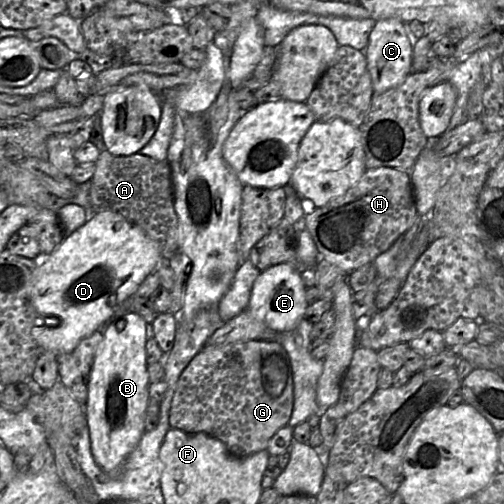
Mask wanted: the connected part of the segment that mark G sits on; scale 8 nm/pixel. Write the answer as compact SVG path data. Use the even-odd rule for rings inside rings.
M246 340L205 345L181 373L171 401L169 424L186 433L206 433L220 440L236 457L265 450L271 437L288 425L294 406L292 365L278 341Z

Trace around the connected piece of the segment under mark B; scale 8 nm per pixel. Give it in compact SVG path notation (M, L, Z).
M129 313L106 327L93 362L88 383L88 397L84 404L85 416L93 457L96 463L107 472L116 470L124 462L145 433L144 416L149 401L148 386L150 383L146 342L150 336L150 324L140 315Z

